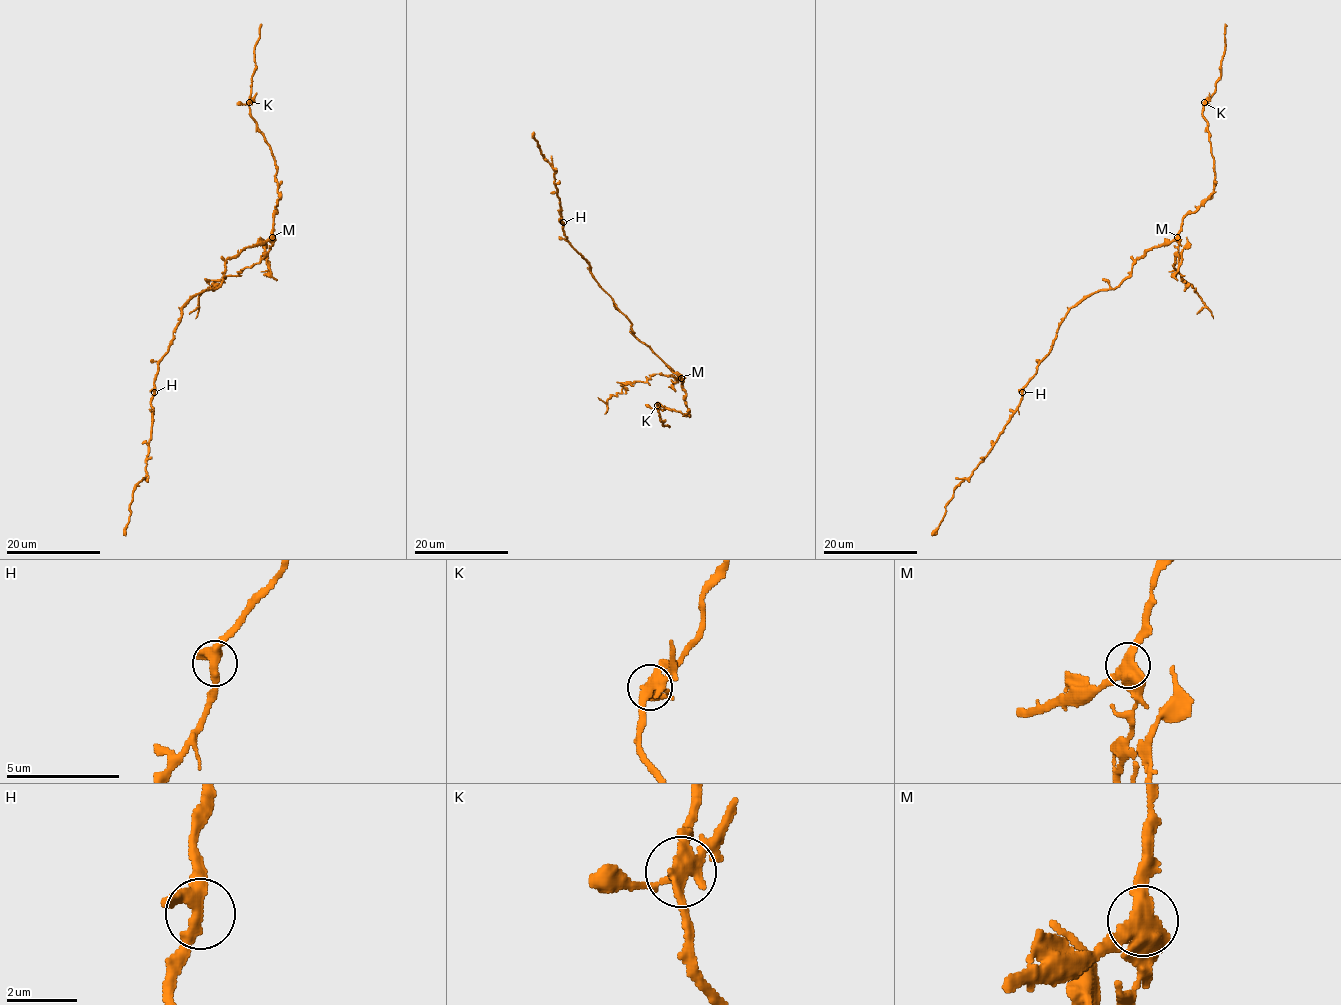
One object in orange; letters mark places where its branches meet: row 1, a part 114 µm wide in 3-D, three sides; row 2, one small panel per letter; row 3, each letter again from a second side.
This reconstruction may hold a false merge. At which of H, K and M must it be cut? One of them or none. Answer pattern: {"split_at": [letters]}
{"split_at": ["M"]}

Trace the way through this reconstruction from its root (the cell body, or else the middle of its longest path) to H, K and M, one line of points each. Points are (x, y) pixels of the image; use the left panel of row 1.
H: (217, 287), (197, 293), (183, 307), (171, 345), (158, 365), (154, 392)
K: (217, 287), (228, 259), (262, 245), (270, 236), (277, 212), (276, 160), (250, 113), (249, 102)
M: (217, 287), (223, 280), (228, 259), (248, 247), (263, 245), (272, 236)

